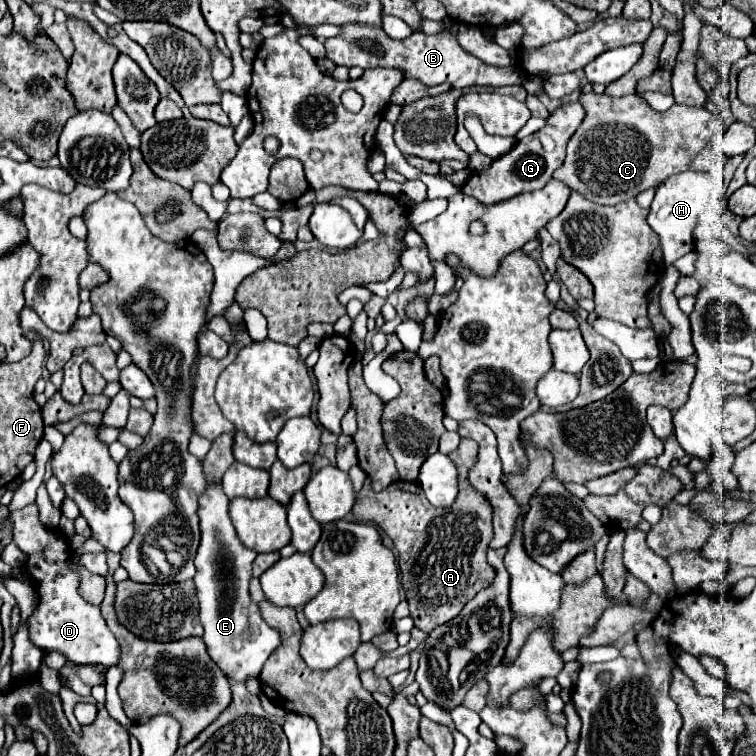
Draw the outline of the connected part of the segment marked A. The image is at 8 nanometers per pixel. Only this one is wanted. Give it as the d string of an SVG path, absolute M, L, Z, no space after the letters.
M462 439L449 457L460 473L460 495L452 507L438 509L430 505L424 491L418 489L418 481L396 481L388 489L374 493L366 479L358 493L360 501L352 511L356 521L376 523L398 549L398 565L410 617L424 633L454 619L466 601L488 587L494 577L492 567L486 563L488 543L494 537L492 505L468 481L468 467L478 459L478 443L474 439Z

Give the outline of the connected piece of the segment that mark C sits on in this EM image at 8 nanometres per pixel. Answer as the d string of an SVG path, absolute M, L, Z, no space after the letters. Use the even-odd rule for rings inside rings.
M586 93L580 95L580 101L586 109L586 117L568 141L566 161L560 169L556 169L554 177L564 181L570 189L580 191L590 201L600 205L616 205L626 199L634 199L638 193L660 185L674 173L682 173L686 169L702 169L704 159L708 157L708 147L712 139L712 115L702 107L688 105L672 105L668 111L654 111L642 97L626 95L620 99Z

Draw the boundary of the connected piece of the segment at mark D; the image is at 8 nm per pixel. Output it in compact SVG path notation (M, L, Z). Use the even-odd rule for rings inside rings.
M36 503L12 513L14 543L26 555L26 575L30 577L38 597L38 607L28 617L28 639L44 653L62 653L72 665L102 665L104 669L118 665L120 643L108 629L100 609L88 609L86 601L78 595L80 575L72 569L68 539L56 539L56 531L44 527L38 519ZM60 543L62 547L60 547ZM68 553L68 561L58 561Z

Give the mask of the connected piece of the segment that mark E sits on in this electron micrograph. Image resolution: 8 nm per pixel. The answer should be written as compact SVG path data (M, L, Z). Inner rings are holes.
M204 475L206 489L200 495L198 517L202 541L196 565L196 591L200 601L200 623L204 627L204 643L212 661L224 671L226 677L236 681L246 681L250 677L258 679L264 661L280 645L280 635L274 631L260 615L256 603L252 603L248 593L248 583L252 579L252 561L256 551L242 545L236 535L236 529L228 517L228 497L222 491L222 483L216 483L212 477Z

